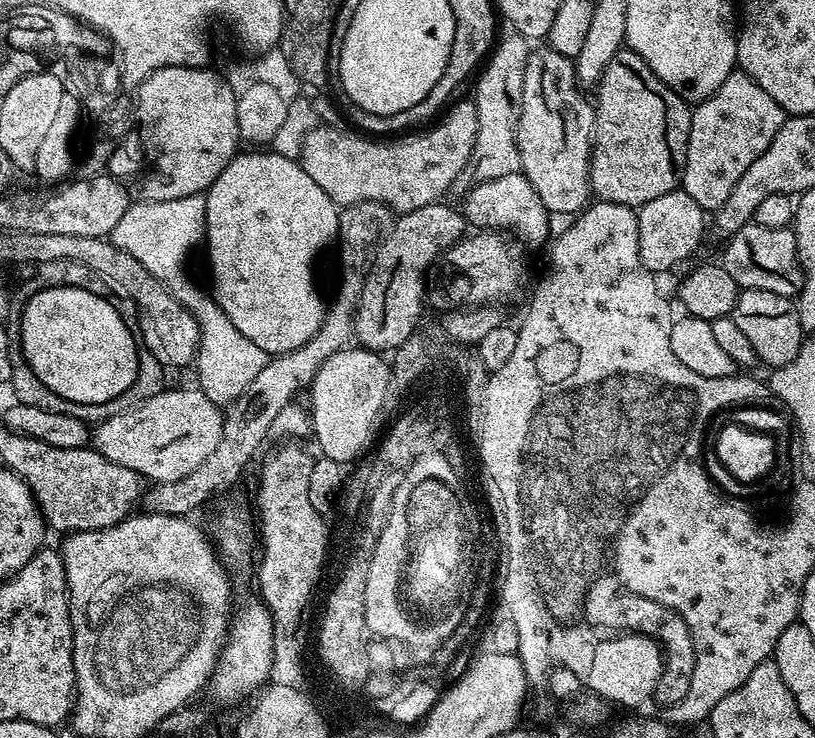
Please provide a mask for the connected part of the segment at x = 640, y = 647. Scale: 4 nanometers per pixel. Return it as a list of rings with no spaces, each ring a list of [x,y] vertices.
[[[637,631],[627,633],[628,640],[620,644],[619,635],[612,634],[601,639],[593,650],[590,663],[590,674],[586,679],[591,691],[608,701],[609,705],[621,704],[624,710],[632,710],[635,704],[640,704],[660,684],[660,675],[664,672],[662,649],[656,645],[655,639],[648,634],[639,634]]]

